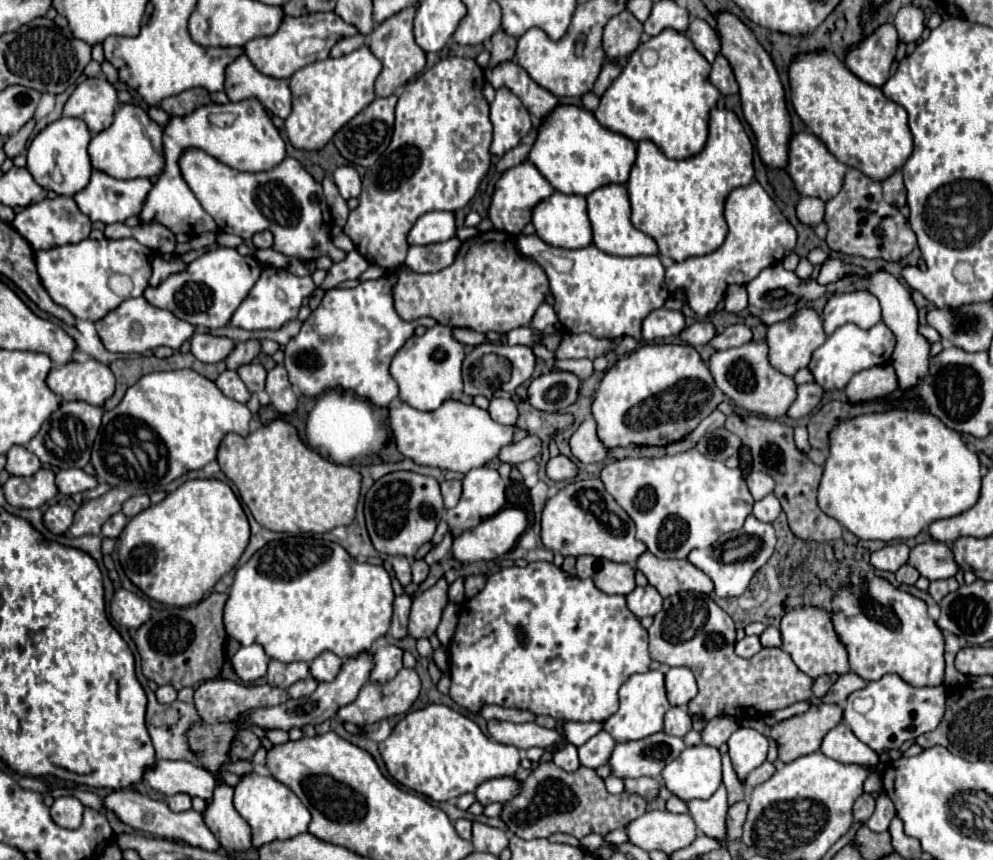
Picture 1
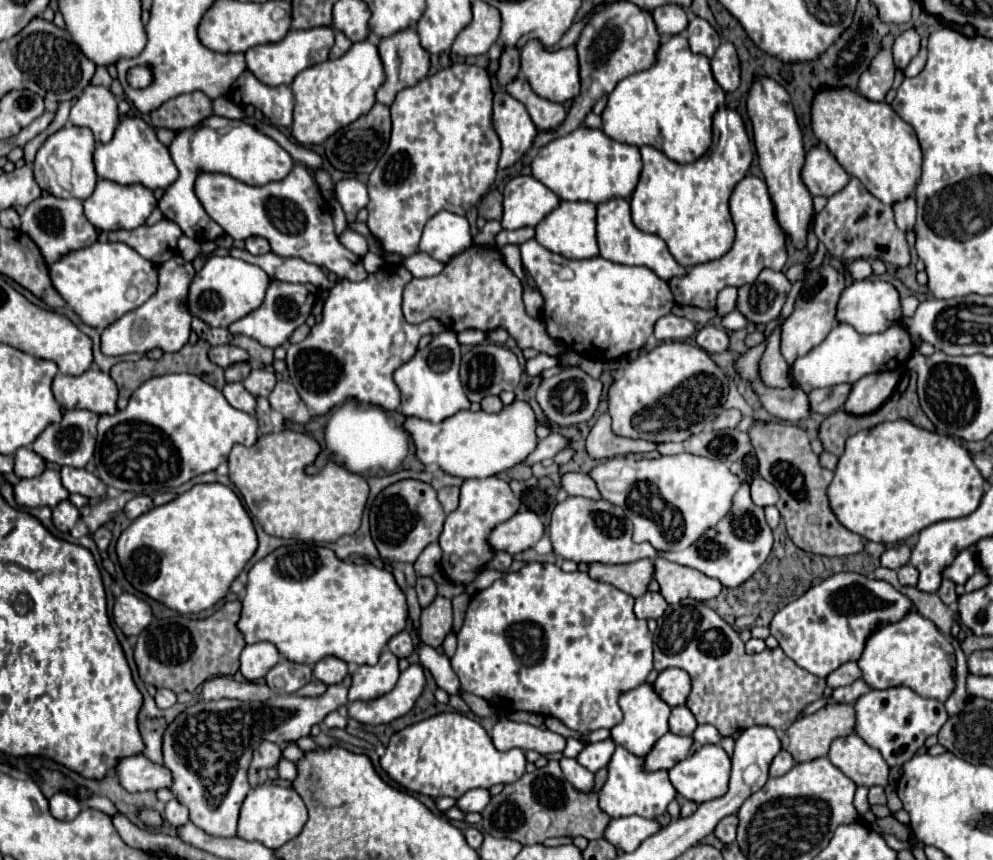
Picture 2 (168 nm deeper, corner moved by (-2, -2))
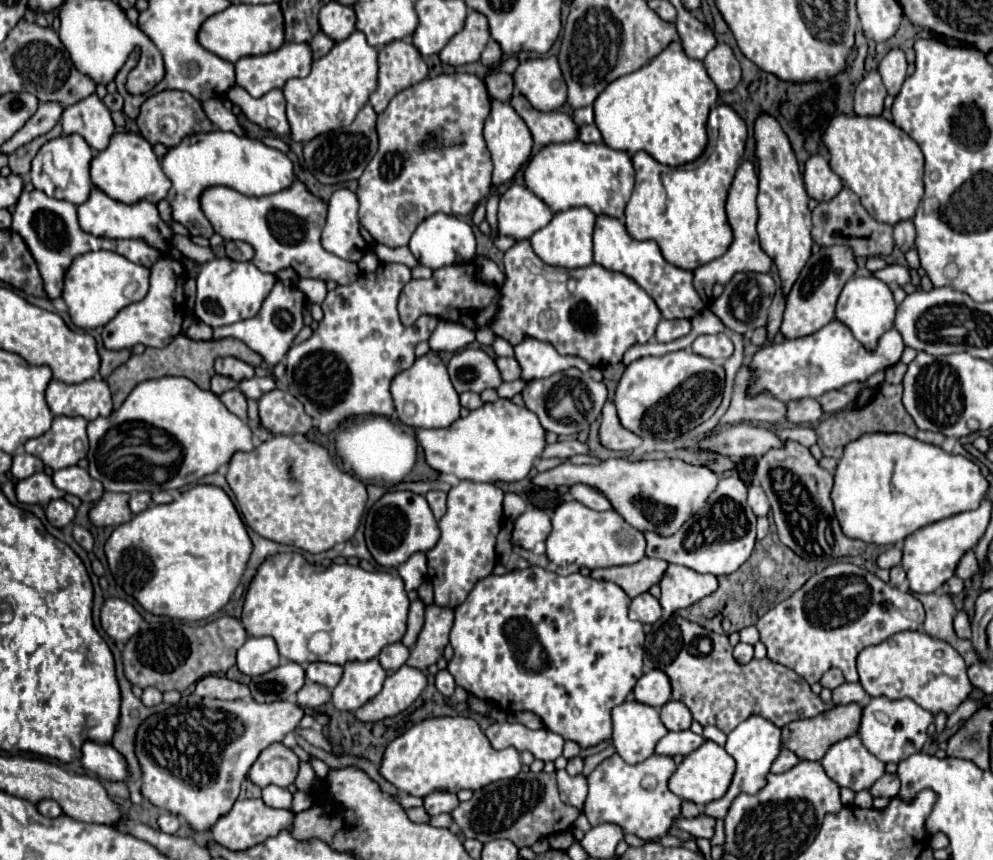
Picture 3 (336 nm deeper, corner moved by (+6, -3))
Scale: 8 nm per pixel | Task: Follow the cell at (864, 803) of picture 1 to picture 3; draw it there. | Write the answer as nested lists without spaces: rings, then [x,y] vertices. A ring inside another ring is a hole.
[[[884,774],[872,788],[870,788],[870,794],[872,798],[894,798],[900,790],[900,780],[896,774]]]

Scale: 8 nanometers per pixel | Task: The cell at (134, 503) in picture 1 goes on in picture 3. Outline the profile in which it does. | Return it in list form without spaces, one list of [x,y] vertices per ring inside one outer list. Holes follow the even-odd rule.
[[[136,492],[130,496],[130,502],[128,502],[132,514],[140,514],[142,510],[146,510],[150,506],[150,494],[148,492]]]

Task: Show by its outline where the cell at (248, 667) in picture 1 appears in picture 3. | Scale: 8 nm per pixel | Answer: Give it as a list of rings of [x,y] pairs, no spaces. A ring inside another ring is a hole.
[[[270,636],[248,638],[236,656],[236,666],[246,676],[260,676],[264,672],[270,672],[278,664],[280,654],[276,642]]]

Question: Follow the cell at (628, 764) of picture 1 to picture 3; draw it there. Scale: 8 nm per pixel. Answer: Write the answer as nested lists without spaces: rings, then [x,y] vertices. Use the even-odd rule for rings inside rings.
[[[680,730],[680,732],[668,732],[658,744],[656,744],[656,754],[660,756],[688,756],[690,752],[694,752],[700,744],[704,742],[702,736],[694,734],[692,730]]]

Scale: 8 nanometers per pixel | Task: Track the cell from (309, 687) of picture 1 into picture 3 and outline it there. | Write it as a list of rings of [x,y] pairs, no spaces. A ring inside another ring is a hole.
[[[306,682],[304,688],[300,688],[296,698],[302,708],[320,708],[322,704],[326,704],[330,700],[330,692],[320,684]]]

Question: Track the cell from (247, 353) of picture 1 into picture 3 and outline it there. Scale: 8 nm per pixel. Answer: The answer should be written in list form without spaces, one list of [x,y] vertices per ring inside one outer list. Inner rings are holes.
[[[216,374],[216,376],[212,378],[212,392],[214,392],[214,394],[222,394],[222,392],[232,390],[232,388],[236,388],[236,386],[238,386],[238,382],[232,380],[232,378],[228,378],[228,376]]]

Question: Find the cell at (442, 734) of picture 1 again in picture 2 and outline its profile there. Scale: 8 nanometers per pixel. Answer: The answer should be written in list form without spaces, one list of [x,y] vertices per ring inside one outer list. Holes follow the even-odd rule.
[[[440,713],[394,733],[386,755],[380,759],[380,767],[408,791],[458,799],[470,789],[514,783],[526,771],[526,757],[522,749],[498,751],[478,721],[460,713]]]

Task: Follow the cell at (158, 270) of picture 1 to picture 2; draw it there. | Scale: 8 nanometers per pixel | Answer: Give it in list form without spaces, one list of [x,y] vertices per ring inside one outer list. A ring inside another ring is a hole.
[[[180,254],[158,268],[158,287],[156,293],[142,303],[138,309],[128,311],[118,321],[102,331],[102,353],[104,355],[126,355],[126,353],[146,353],[154,347],[174,353],[180,351],[190,337],[190,313],[186,309],[186,295],[194,275],[191,262],[184,261]]]

